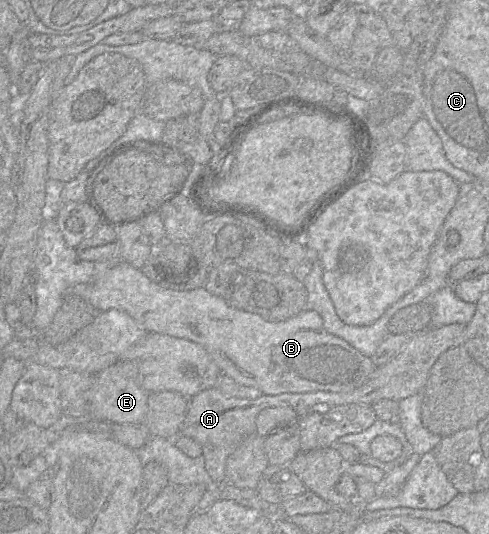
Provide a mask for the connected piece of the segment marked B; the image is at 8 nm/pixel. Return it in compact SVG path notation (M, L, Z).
M45 220L39 230L33 276L37 306L31 324L38 330L43 331L51 324L65 295L75 294L100 312L110 309L126 312L146 332L182 338L201 345L215 361L222 375L231 377L240 385L258 389L262 395L347 393L361 387L377 368L371 358L361 354L342 338L328 333L321 316L314 310L305 309L285 321L268 322L257 314L230 306L225 299L209 293L204 287L190 290L164 288L120 256L102 262L81 260L75 248L65 243L56 220Z

